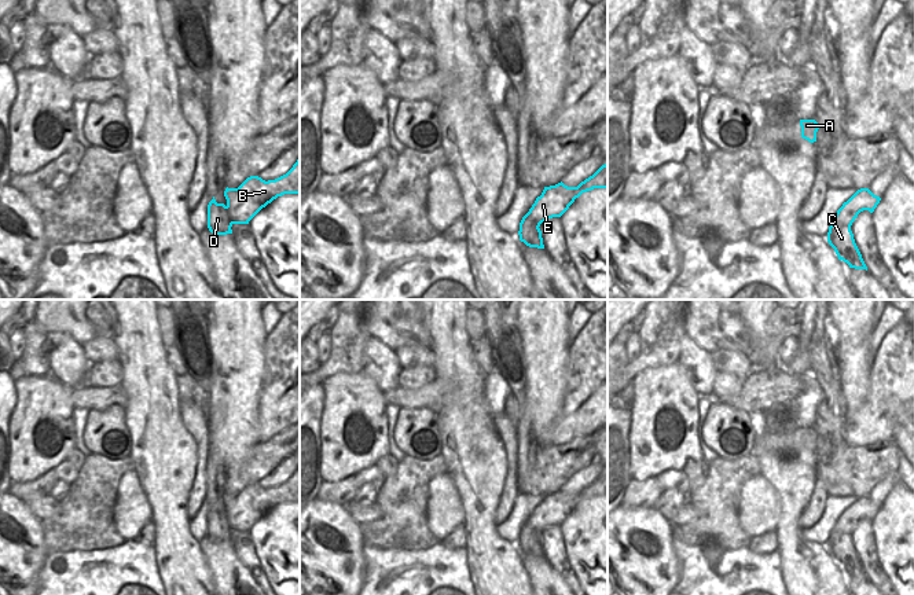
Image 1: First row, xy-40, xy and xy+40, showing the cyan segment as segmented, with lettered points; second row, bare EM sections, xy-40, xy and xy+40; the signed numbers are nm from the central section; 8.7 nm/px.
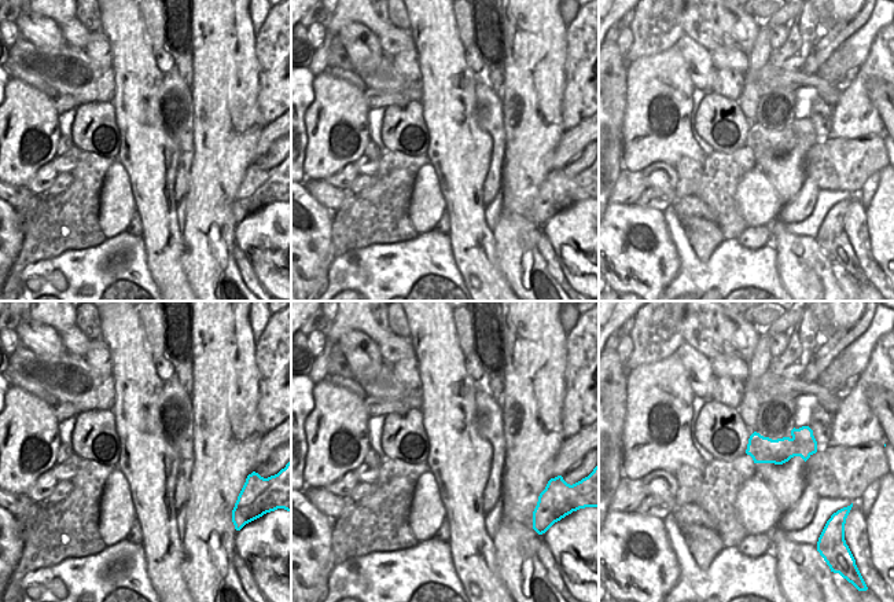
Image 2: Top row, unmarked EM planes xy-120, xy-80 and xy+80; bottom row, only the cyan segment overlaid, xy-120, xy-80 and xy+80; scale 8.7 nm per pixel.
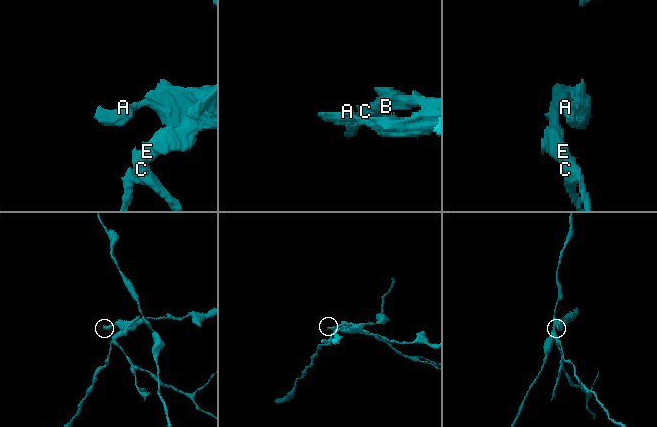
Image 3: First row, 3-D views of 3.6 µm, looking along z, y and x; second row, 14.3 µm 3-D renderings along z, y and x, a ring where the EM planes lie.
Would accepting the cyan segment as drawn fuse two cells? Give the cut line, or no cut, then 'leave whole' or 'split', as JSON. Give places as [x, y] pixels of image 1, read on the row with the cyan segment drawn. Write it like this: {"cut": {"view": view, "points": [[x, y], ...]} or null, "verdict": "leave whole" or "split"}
{"cut": {"view": "xy+40", "points": [[844, 205], [843, 221], [828, 232], [833, 238], [830, 245]]}, "verdict": "split"}

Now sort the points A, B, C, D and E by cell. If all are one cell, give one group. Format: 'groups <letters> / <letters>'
groups A B C E / D

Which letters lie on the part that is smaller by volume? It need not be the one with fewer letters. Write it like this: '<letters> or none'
D

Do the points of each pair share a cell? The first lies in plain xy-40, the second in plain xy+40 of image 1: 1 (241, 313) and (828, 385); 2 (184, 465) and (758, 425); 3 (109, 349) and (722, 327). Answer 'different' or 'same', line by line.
1: different
2: same
3: different

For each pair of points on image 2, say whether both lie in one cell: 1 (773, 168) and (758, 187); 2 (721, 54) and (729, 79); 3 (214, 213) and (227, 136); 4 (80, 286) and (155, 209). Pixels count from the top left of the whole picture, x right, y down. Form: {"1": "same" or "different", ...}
{"1": "different", "2": "different", "3": "same", "4": "different"}

